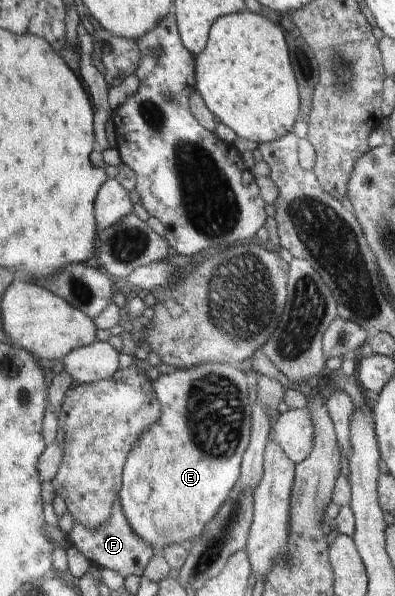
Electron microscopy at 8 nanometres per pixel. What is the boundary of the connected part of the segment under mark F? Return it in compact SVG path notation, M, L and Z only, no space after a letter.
M119 496L114 499L110 518L104 525L90 531L85 526L74 522L73 529L66 534L66 537L92 564L113 570L124 580L131 574L142 577L148 562L157 553L146 541L138 538L138 535L130 528Z

